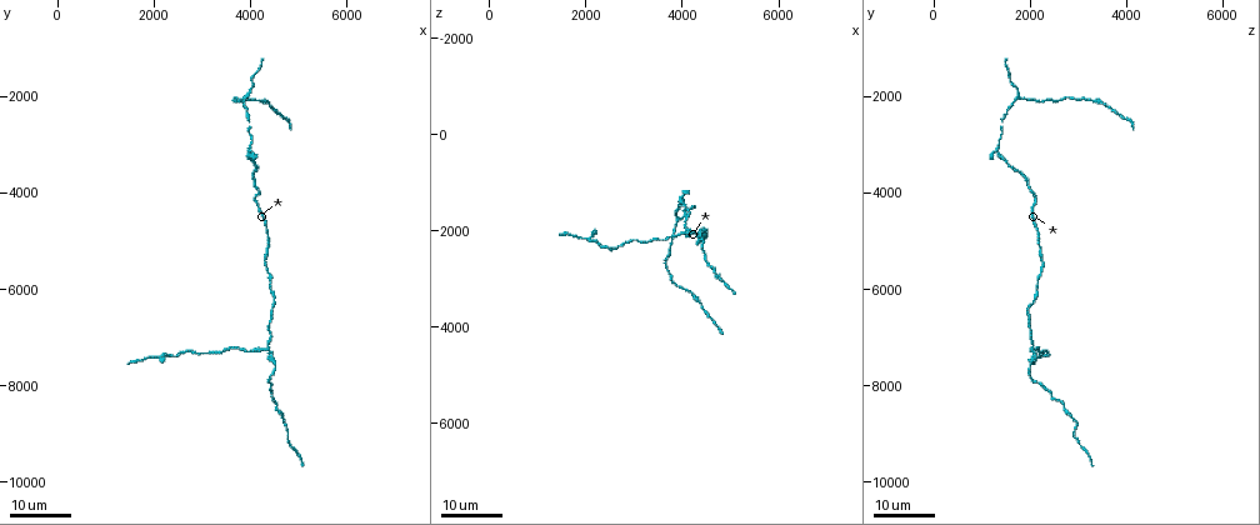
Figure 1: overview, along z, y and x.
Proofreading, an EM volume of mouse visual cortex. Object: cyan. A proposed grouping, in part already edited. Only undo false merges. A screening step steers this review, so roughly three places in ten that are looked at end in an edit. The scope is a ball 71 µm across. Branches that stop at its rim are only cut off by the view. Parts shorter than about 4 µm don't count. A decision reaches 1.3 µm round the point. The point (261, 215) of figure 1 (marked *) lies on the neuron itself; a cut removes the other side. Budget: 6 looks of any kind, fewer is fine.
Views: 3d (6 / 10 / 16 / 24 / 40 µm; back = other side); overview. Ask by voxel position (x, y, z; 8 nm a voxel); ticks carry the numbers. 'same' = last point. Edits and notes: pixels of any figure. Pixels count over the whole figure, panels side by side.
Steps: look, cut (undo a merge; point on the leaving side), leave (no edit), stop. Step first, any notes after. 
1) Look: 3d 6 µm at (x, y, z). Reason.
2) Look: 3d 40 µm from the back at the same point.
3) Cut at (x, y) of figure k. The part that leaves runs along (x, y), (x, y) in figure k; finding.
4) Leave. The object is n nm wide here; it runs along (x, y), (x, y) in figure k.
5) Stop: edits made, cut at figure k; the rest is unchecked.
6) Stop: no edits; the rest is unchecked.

Look: 3d 16 µm at (4500, 6200, 2050). Calibre changes.

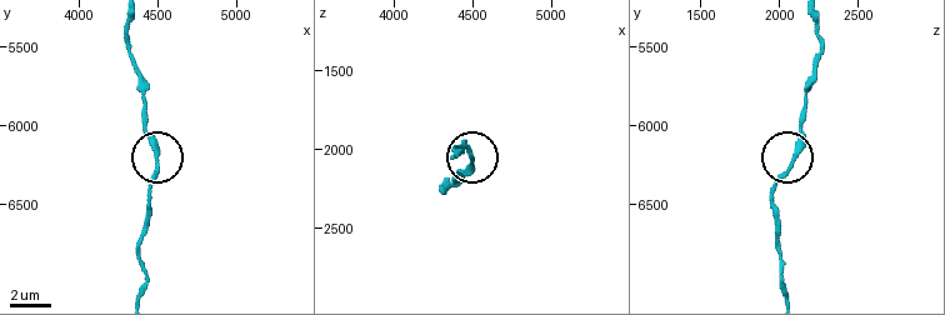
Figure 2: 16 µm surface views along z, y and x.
Look: 3d 10 µm at (4500, 6260, 2060). Zoom in.

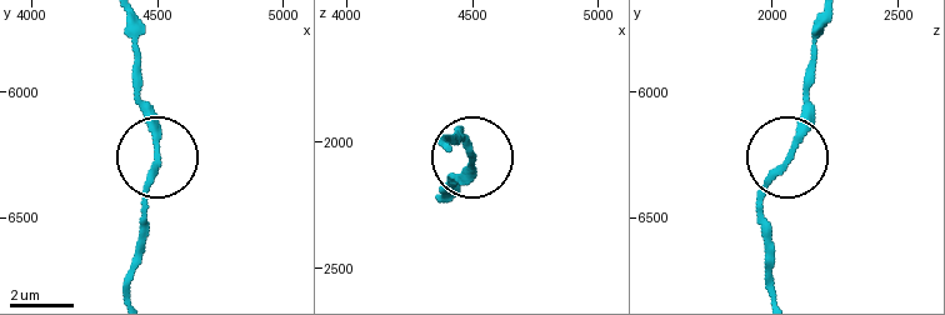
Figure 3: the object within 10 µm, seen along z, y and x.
Leave. It runs along (130, 23), (139, 104), (154, 144), (141, 221) in figure 3; continuous, no second neuron.

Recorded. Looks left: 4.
Look: 3d 16 µm at (3950, 3050, 1300). Side arm on a straight run.

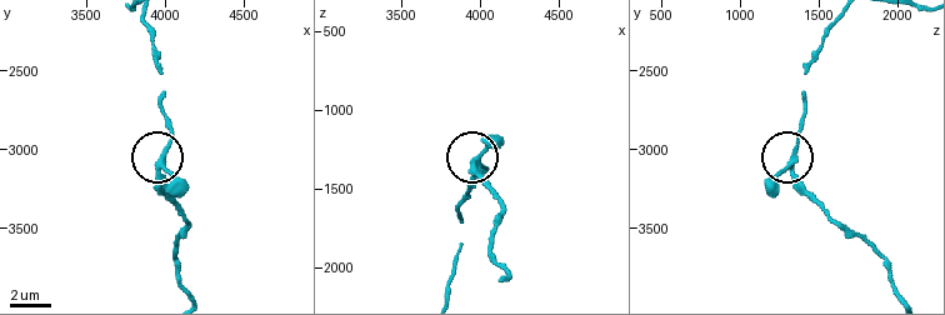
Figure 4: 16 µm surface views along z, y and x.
Look: 3d 10 µm at (3980, 3020, 1340).

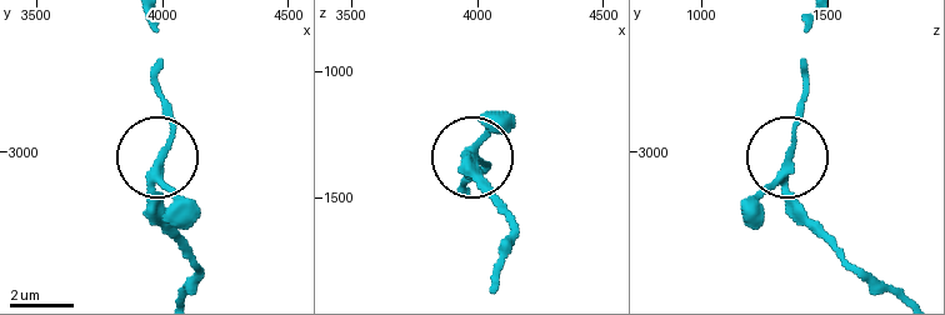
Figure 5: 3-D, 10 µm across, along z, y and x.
Leave. 3 arms meet here; all the same neuron.

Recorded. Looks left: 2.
Look: 3d 24 µm at (3850, 2050, 1750). A fork.

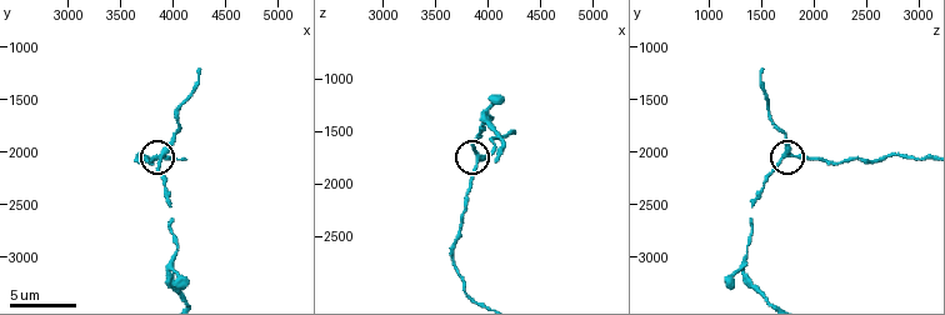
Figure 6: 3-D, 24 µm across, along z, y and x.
Look: 3d 10 µm at (3920, 2020, 1780).

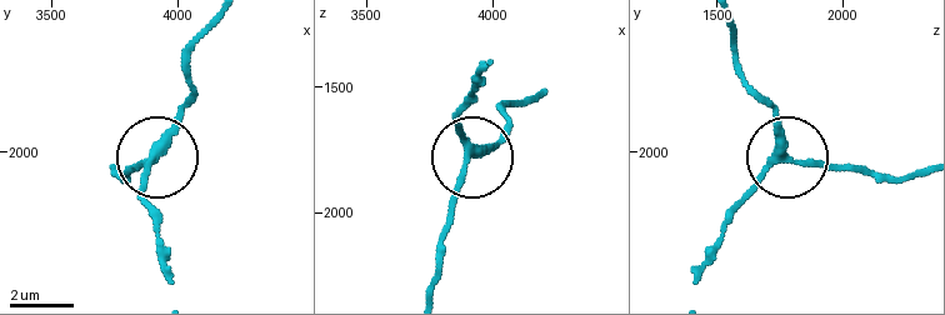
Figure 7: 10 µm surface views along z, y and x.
Leave. The object is 250 nm wide here; it runs along (486, 66), (470, 91), (463, 139), (473, 155), (508, 134) in figure 7; one neuron here.

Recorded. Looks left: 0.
Stop: no edits; the rest is unchecked.

